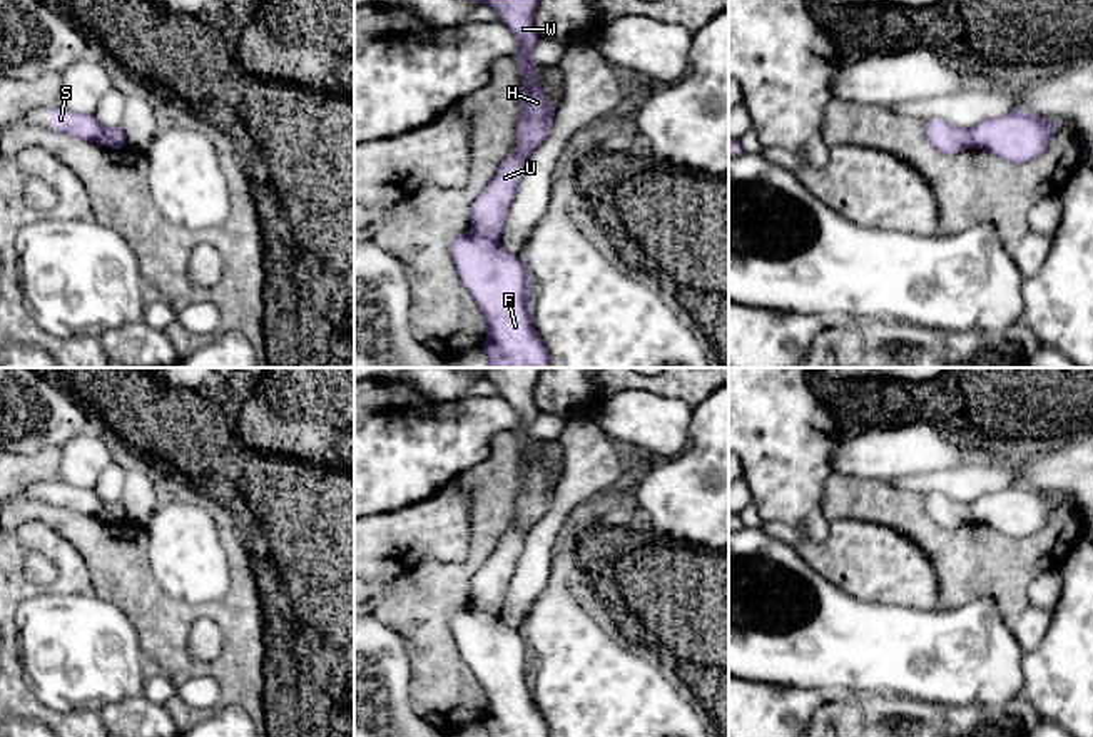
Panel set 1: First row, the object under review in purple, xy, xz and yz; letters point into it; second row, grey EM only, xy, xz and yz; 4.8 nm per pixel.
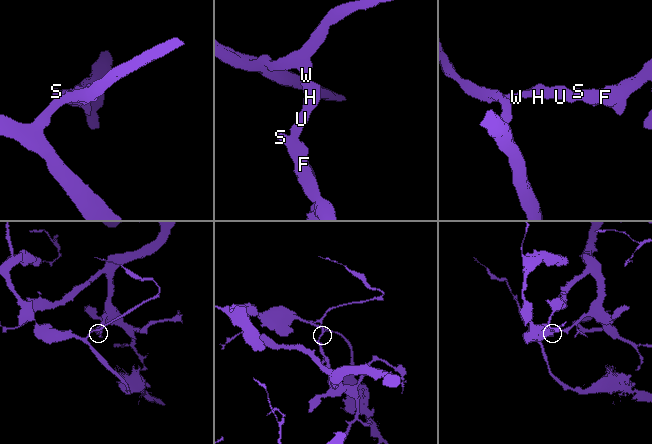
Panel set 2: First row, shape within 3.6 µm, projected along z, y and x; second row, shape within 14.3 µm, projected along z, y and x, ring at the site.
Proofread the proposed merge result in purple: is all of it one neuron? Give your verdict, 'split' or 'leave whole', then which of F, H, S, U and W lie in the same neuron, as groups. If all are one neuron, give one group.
split; groups F S / H U W

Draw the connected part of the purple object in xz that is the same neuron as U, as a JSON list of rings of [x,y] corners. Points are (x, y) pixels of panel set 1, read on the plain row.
[[[540,368],[461,369],[490,379],[521,419],[521,426],[511,431],[523,448],[523,465],[520,470],[523,486],[516,500],[518,518],[515,526],[500,538],[493,555],[471,580],[471,607],[490,615],[498,615],[516,563],[523,553],[526,535],[546,513],[555,493],[550,473],[531,453],[531,448],[543,443],[543,440],[528,431],[528,426],[540,413],[531,396],[533,386],[540,376]]]

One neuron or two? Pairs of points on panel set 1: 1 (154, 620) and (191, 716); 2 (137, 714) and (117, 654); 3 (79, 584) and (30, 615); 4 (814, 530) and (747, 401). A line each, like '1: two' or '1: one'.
1: one
2: two
3: two
4: one

